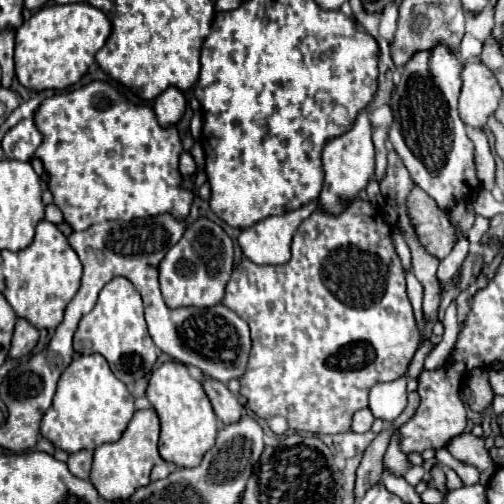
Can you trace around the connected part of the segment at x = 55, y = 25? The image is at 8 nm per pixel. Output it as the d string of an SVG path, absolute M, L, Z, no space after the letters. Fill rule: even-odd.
M88 2L44 6L16 30L16 78L28 90L62 90L76 84L94 62L96 52L110 36L110 20Z

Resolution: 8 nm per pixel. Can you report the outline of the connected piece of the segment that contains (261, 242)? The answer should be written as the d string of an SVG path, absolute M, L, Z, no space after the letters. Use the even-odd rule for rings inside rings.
M318 199L292 212L270 216L242 230L238 244L254 264L286 264L290 260L290 244L298 226L318 207Z

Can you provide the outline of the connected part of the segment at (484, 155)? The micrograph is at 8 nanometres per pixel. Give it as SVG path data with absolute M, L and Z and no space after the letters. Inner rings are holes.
M472 128L468 132L468 136L474 142L474 160L476 160L476 172L478 172L480 186L486 190L492 190L492 186L494 186L494 156L490 152L488 138L486 138L484 130L476 130L476 128Z

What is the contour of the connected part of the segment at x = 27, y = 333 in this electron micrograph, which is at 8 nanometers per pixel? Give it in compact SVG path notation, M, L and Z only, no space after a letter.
M18 318L16 320L16 328L14 328L14 338L12 338L12 346L10 346L10 358L22 358L28 356L32 352L32 348L38 342L38 330L28 324L28 320Z

